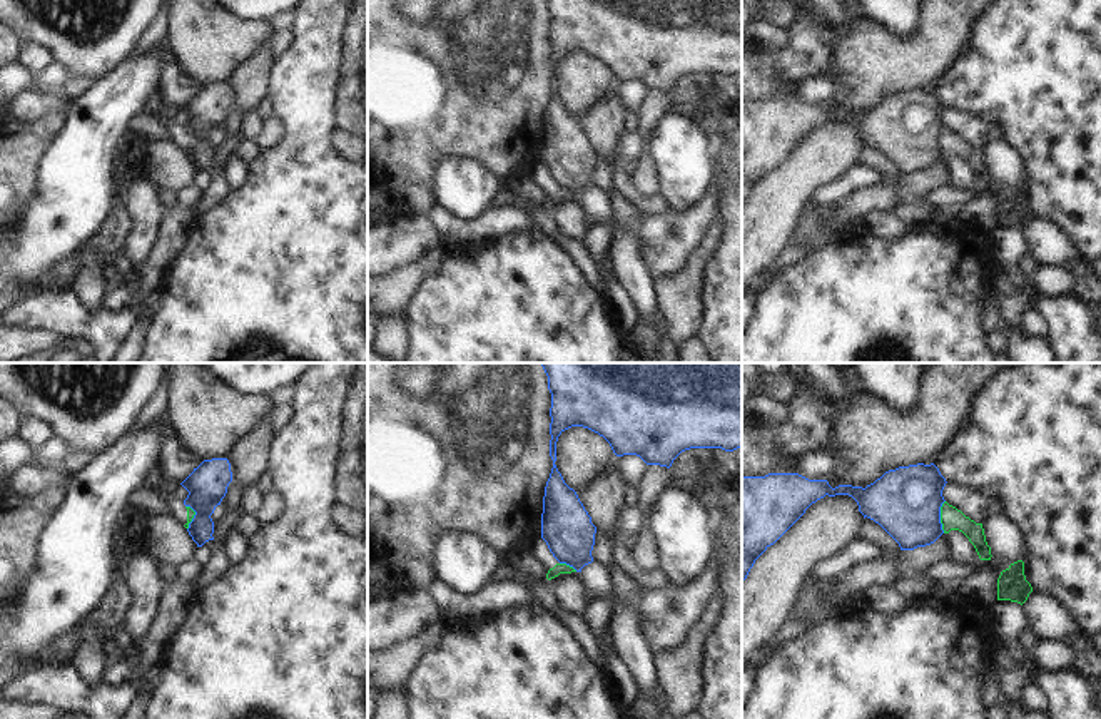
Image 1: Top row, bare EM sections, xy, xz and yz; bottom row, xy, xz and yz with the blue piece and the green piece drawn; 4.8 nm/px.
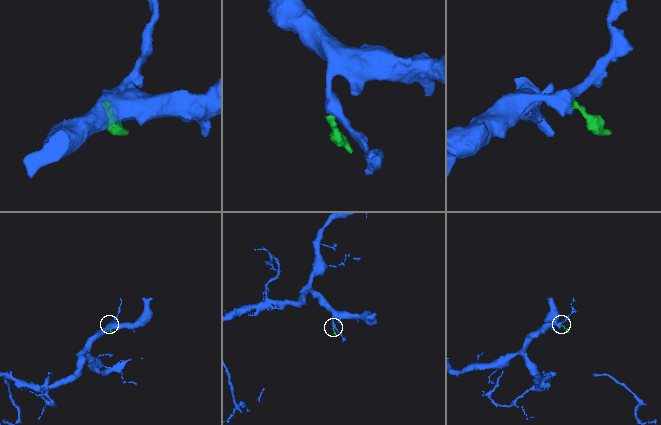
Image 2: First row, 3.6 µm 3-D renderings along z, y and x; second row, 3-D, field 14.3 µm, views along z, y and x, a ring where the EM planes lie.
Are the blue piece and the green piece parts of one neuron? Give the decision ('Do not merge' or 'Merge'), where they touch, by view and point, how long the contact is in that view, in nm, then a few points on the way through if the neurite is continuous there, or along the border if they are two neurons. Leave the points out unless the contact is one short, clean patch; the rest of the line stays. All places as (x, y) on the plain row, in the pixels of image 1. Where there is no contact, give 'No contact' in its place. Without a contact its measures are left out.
Do not merge. Touches blue at yz (939, 142). Shared border 160 nm. Boundary: yz (944, 126), (941, 132), (943, 158)

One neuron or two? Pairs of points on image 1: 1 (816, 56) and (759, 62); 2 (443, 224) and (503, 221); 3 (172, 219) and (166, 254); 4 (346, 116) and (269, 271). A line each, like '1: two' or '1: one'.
1: one
2: one
3: one
4: two

